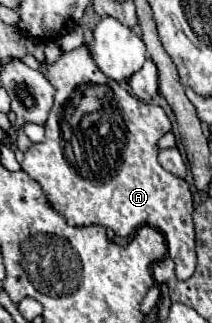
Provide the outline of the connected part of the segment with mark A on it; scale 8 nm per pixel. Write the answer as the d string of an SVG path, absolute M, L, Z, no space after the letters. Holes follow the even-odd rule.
M86 46L62 54L58 62L48 66L46 78L56 88L54 106L44 124L46 140L24 152L22 170L44 188L54 208L72 226L100 224L114 230L116 236L132 236L132 230L140 226L154 226L166 236L178 280L188 280L196 268L192 192L186 180L164 170L156 160L158 138L170 132L164 110L134 98L118 82L110 80L108 84ZM88 84L112 86L94 112L78 110Z

